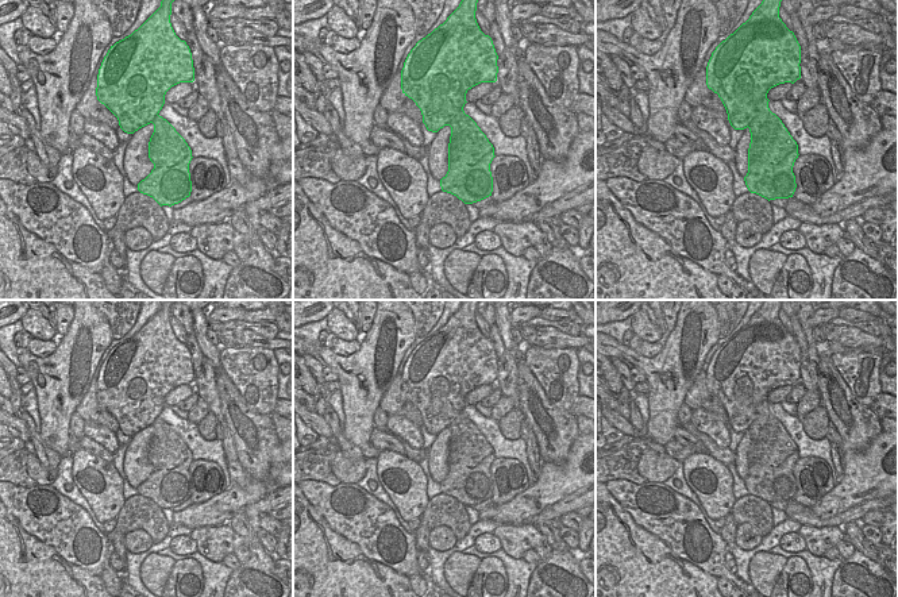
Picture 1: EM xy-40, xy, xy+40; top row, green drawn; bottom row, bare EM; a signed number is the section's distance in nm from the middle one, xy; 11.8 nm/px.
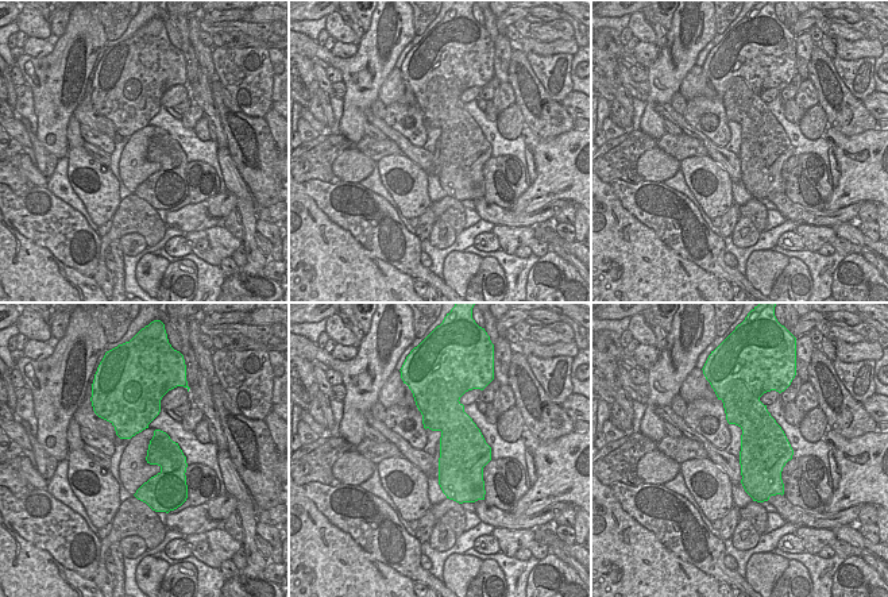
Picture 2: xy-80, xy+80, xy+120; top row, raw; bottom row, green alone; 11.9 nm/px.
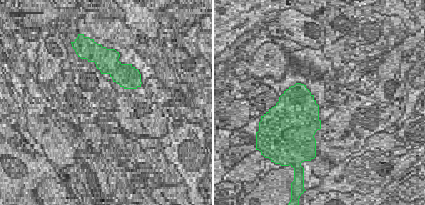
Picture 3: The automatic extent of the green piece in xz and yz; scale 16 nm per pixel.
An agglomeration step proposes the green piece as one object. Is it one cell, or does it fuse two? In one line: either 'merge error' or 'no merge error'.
merge error

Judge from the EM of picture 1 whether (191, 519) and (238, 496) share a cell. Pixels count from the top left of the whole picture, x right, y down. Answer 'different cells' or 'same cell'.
same cell

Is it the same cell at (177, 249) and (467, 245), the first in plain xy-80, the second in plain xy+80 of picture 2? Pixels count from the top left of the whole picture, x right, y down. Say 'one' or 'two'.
two

